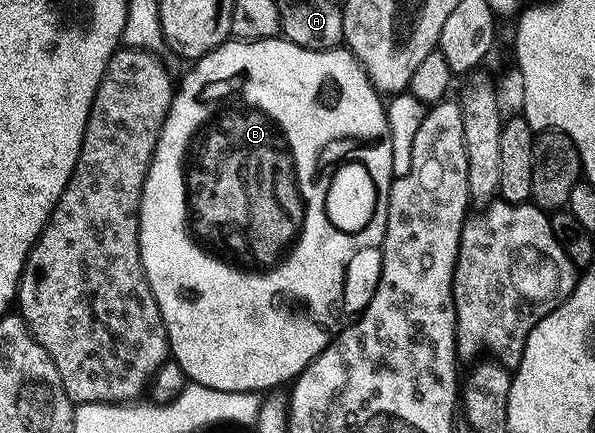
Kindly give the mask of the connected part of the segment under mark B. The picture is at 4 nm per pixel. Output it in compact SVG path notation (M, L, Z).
M281 36L269 37L263 41L239 41L228 39L223 45L218 45L208 55L199 57L197 61L189 66L186 78L180 81L177 86L174 98L170 104L168 115L164 119L164 127L160 127L160 135L156 143L156 151L150 160L150 166L144 179L142 188L142 198L138 208L138 242L140 243L140 259L146 272L148 283L152 287L152 295L160 307L162 322L166 324L166 337L170 340L170 351L173 360L180 363L180 367L185 371L187 378L195 385L212 387L220 391L236 391L237 393L258 393L262 389L274 391L277 385L293 382L295 377L302 374L314 360L319 357L326 346L334 340L339 332L338 316L342 313L342 296L346 293L346 272L350 269L350 264L357 259L358 253L365 249L377 250L381 246L386 234L386 224L388 223L388 207L390 206L390 185L394 181L392 171L392 139L390 138L390 128L386 118L386 105L374 84L368 79L362 64L354 58L354 54L345 47L337 49L305 49L296 43L287 41Z

